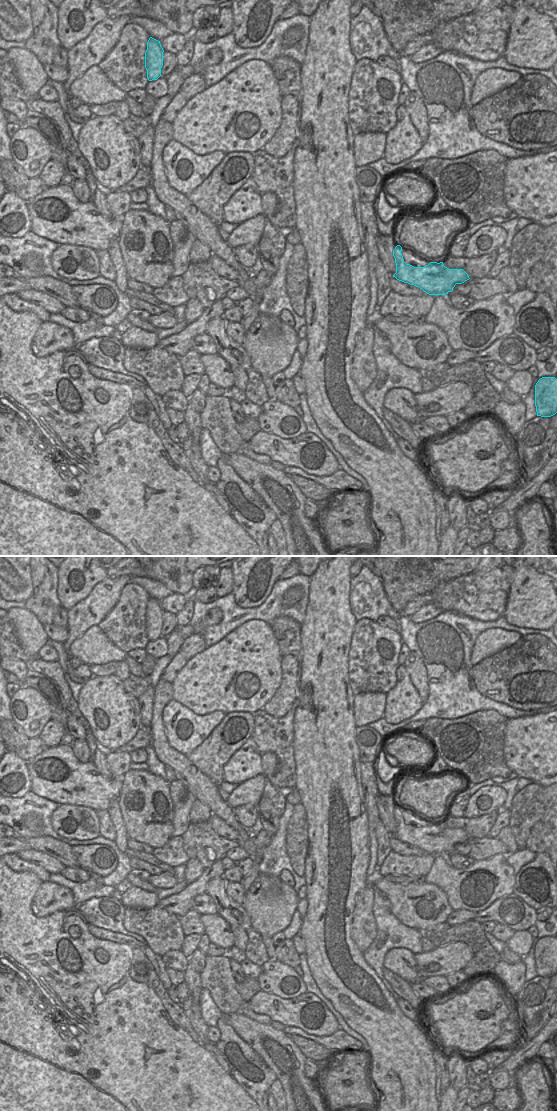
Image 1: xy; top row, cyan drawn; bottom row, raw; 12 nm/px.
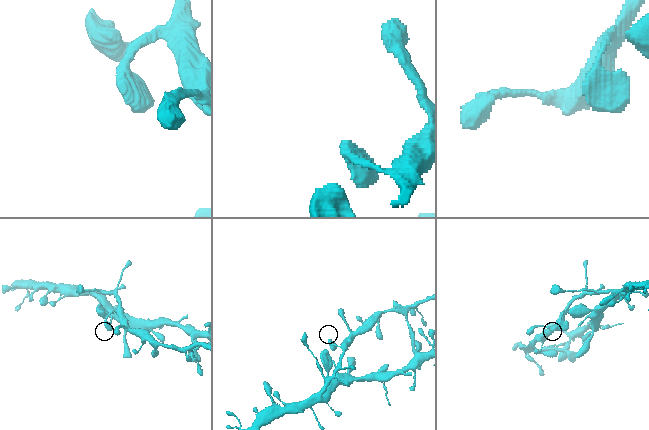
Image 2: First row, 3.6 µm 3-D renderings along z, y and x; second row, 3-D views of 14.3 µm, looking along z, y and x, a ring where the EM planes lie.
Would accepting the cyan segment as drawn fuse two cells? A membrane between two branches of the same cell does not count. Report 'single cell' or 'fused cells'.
single cell

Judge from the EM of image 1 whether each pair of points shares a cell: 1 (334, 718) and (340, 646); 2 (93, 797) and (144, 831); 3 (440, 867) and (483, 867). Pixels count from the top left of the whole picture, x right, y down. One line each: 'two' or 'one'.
1: one
2: two
3: one

